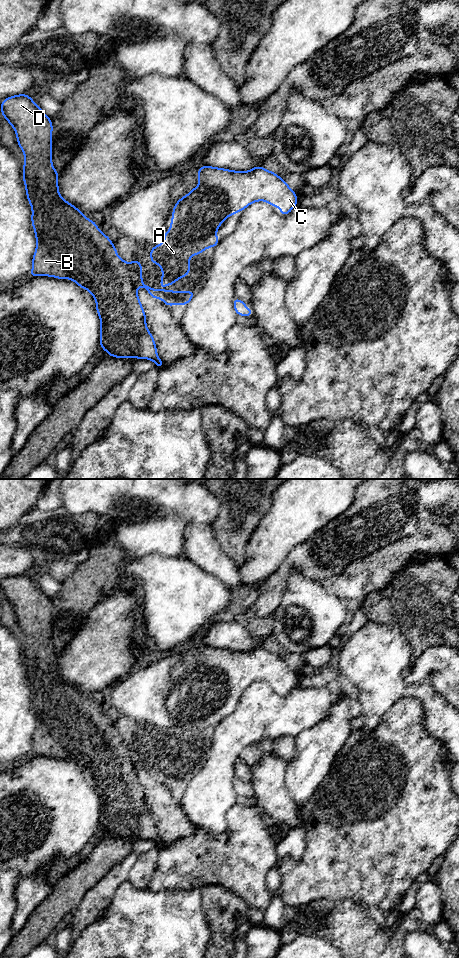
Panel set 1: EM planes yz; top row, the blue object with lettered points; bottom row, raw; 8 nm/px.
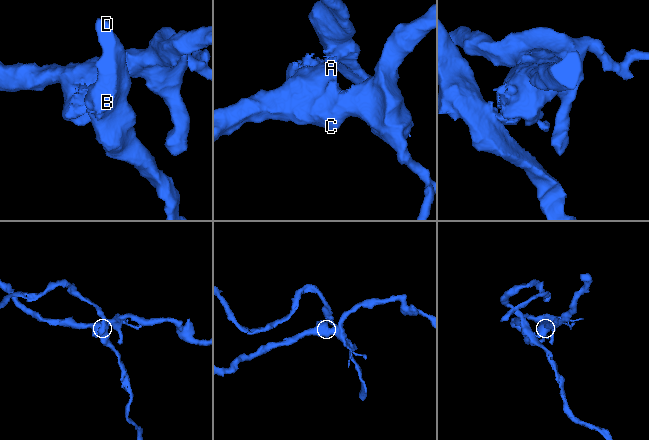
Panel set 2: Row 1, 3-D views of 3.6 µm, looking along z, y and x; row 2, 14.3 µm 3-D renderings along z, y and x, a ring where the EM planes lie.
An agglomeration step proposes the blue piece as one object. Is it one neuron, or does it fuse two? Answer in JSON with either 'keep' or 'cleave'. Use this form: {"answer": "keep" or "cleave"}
{"answer": "cleave"}

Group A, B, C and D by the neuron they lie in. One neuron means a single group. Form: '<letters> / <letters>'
A B D / C

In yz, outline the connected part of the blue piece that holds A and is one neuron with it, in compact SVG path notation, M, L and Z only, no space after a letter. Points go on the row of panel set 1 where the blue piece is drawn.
M160 243L150 249L151 263L161 266L162 279L158 286L173 285L176 280L190 275L190 256L201 255L203 249L195 249L185 243Z

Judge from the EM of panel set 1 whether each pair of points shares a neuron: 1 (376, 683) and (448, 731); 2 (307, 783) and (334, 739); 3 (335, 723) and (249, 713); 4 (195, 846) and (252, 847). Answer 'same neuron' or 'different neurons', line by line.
1: same neuron
2: same neuron
3: different neurons
4: same neuron

